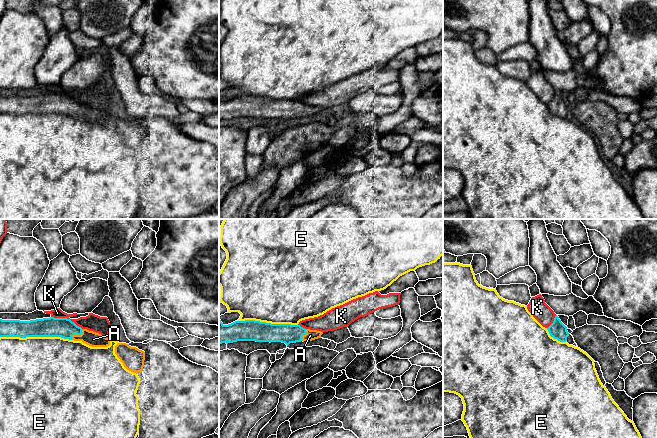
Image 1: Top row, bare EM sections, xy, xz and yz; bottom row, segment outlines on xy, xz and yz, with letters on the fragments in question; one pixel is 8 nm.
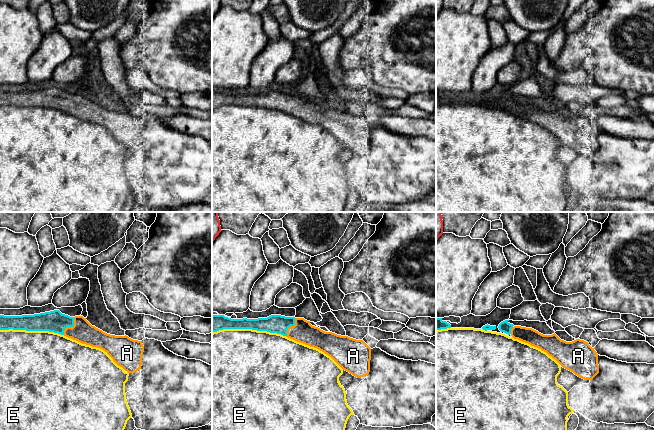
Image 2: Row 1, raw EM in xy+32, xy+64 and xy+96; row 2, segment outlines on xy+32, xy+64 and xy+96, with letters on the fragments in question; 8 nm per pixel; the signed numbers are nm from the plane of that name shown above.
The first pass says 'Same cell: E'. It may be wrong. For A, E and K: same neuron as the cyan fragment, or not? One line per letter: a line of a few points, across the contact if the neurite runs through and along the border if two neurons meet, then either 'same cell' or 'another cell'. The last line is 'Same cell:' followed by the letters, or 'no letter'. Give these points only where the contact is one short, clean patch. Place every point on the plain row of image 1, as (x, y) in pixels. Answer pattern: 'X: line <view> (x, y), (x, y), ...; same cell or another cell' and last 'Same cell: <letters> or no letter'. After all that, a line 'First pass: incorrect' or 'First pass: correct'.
A: line xy (47, 103), (63, 103), (77, 110), (93, 115); same cell
E: another cell
K: another cell
Same cell: A
First pass: incorrect

